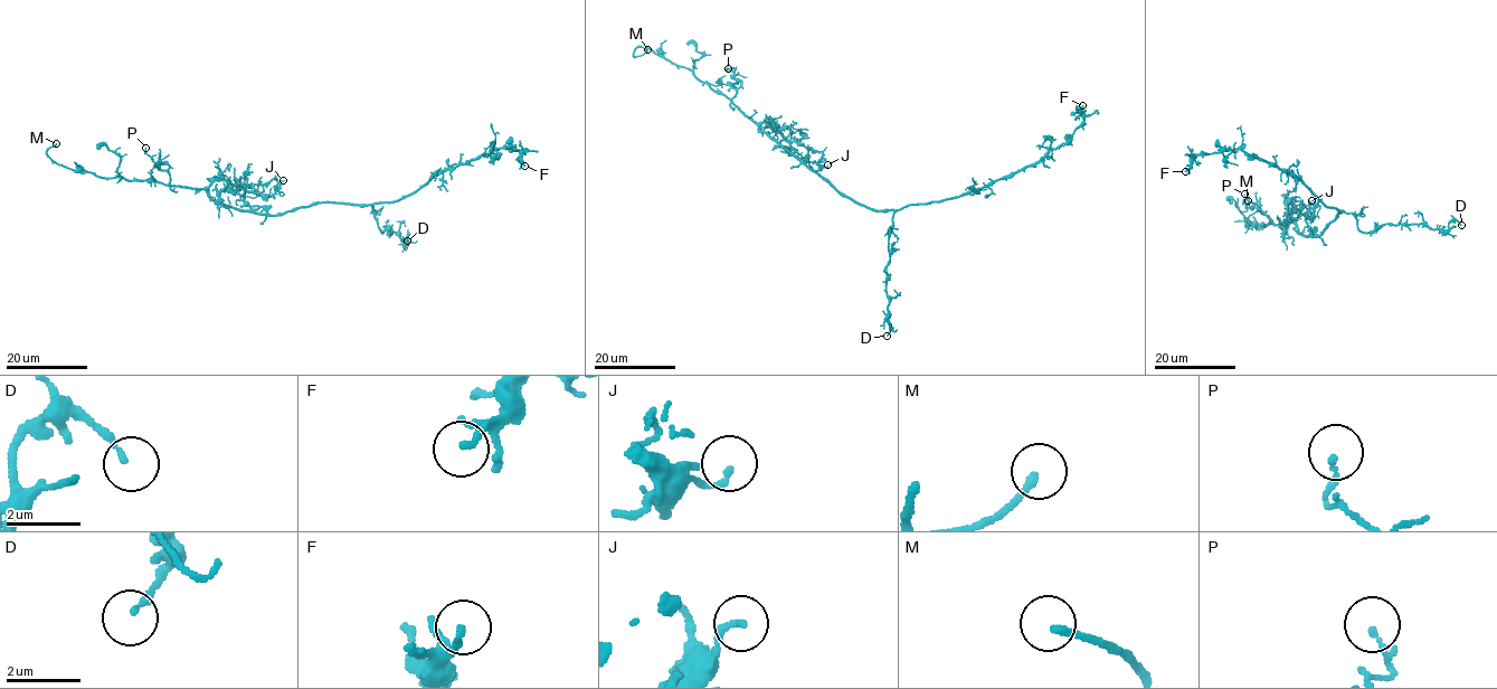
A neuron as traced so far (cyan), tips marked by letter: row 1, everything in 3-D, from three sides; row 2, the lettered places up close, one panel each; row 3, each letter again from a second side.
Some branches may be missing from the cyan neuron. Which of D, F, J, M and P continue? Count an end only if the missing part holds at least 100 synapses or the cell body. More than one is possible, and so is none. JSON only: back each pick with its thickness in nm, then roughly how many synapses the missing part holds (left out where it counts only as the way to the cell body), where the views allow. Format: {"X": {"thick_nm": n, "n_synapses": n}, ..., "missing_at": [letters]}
{"M": {"thick_nm": 190}, "missing_at": ["M"]}

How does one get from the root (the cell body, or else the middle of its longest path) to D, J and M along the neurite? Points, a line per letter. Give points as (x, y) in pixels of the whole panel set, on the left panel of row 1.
D: (308, 206), (323, 203), (369, 205), (381, 232), (386, 227), (406, 243), (408, 235), (407, 241)
J: (308, 206), (269, 215), (245, 200), (246, 192), (272, 195), (283, 180)
M: (308, 206), (274, 215), (255, 214), (223, 206), (205, 189), (73, 170), (56, 164), (47, 153), (56, 143)

